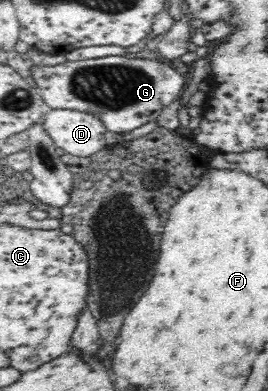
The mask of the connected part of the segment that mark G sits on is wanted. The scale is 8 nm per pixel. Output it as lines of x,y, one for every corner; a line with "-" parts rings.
149,54
65,60
52,66
27,64
25,72
32,75
49,107
92,113
100,117
107,130
117,134
127,134
144,123
156,122
161,109
180,98
186,87
184,74
165,62
153,60

